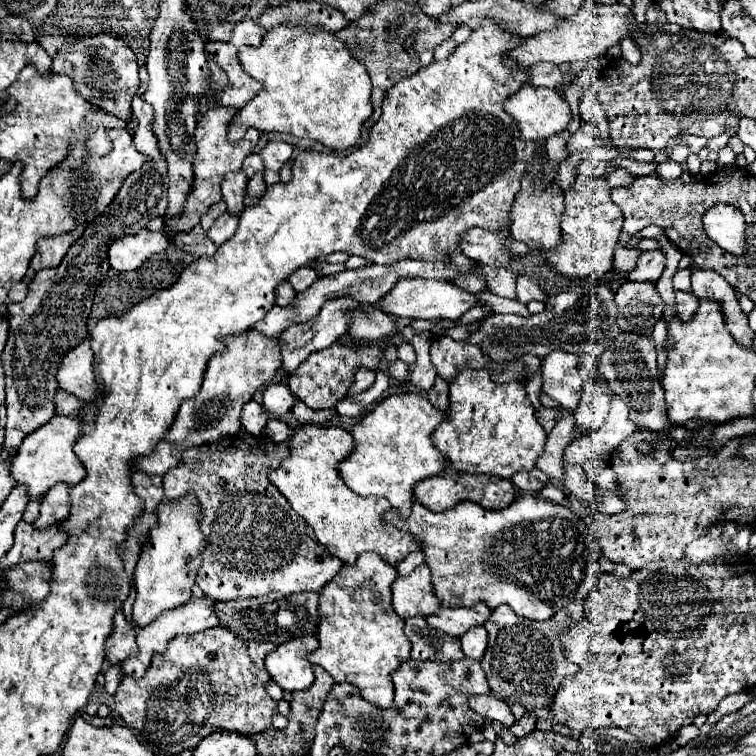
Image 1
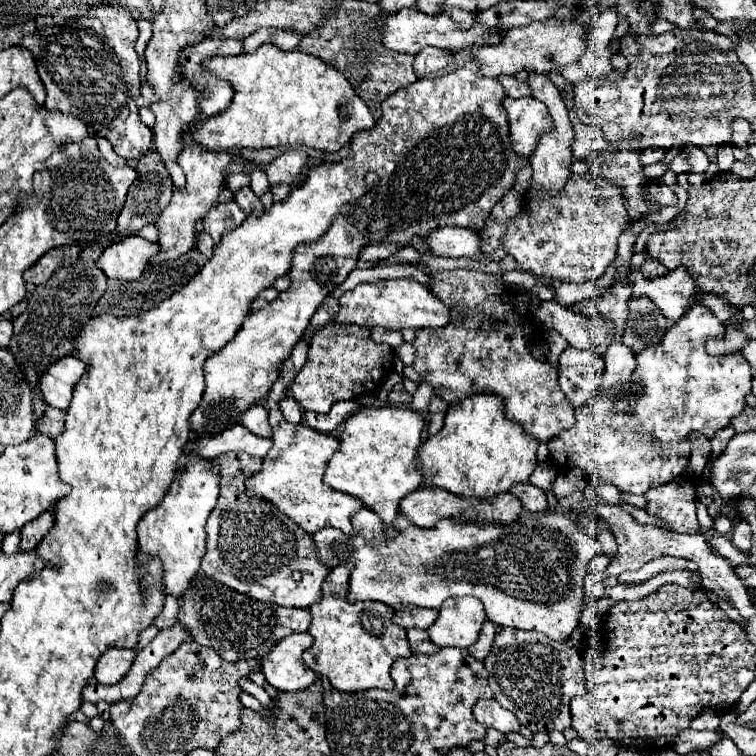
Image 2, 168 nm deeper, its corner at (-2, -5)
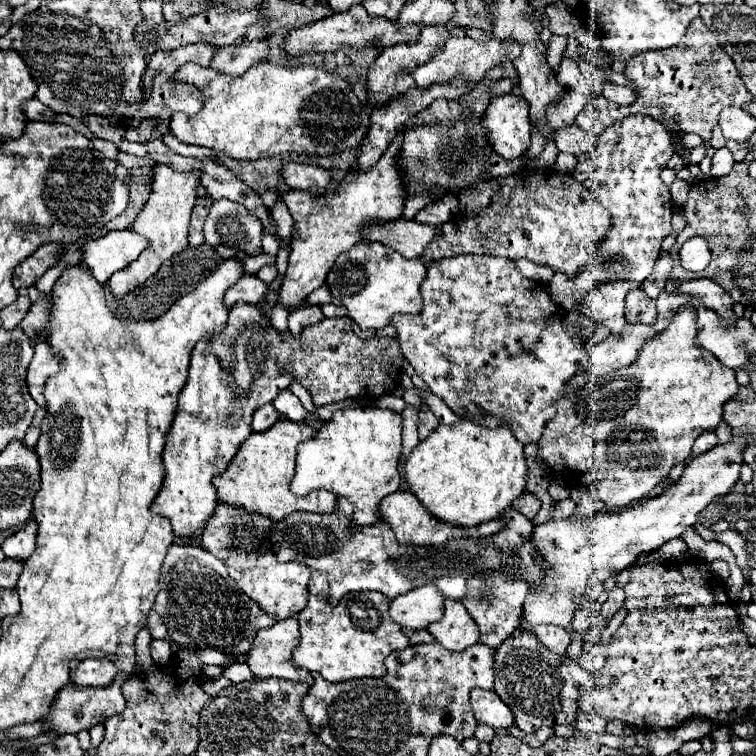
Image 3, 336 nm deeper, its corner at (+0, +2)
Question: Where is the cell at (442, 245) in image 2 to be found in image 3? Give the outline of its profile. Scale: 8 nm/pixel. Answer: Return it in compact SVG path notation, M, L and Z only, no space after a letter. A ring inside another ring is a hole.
M399 218L391 220L391 224L373 224L367 228L367 242L381 242L405 258L419 258L437 234L435 226Z

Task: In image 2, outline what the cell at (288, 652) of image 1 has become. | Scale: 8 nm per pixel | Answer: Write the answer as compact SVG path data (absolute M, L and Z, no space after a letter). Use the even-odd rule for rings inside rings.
M293 633L281 639L261 663L261 671L265 671L265 679L279 691L303 691L307 689L317 675L305 667L303 653L313 645L313 637L309 633Z

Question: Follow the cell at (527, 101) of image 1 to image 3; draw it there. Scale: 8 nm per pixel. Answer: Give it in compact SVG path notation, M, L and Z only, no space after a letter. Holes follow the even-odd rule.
M505 94L491 100L483 114L485 136L505 160L523 156L531 144L529 104L521 94Z

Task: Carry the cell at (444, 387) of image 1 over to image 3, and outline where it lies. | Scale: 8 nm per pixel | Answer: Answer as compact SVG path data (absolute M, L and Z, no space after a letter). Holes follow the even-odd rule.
M423 406L421 412L419 412L419 422L417 422L419 438L425 440L437 426L439 426L439 420L433 416L433 412L429 410L429 406Z

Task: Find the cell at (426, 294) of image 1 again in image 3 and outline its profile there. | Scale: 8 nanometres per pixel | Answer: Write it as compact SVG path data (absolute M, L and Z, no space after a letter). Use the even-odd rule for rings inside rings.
M363 242L335 260L335 268L327 274L325 284L331 290L333 302L343 304L349 310L349 318L357 322L361 330L379 330L389 324L393 314L421 312L419 286L425 274L427 268L419 258L407 260L379 242Z

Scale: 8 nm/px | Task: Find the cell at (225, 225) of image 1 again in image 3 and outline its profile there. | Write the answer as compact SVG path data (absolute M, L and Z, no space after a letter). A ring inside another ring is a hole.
M217 200L205 220L205 242L209 246L231 246L243 250L247 256L261 254L263 226L259 218L251 216L247 208L233 200Z

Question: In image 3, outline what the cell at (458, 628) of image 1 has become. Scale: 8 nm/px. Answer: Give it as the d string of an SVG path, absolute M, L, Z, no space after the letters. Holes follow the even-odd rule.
M445 600L445 614L441 620L431 622L427 630L435 640L453 652L463 652L465 648L479 642L479 630L473 618L465 612L465 606L457 600Z

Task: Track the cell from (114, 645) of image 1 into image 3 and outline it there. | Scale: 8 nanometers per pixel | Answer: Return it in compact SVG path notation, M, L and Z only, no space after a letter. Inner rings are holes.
M83 660L75 670L69 672L69 682L75 686L91 686L91 688L105 688L115 680L117 670L115 664L109 660Z

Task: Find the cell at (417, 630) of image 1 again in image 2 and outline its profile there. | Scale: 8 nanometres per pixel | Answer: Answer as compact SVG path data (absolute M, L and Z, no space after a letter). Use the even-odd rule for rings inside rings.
M407 629L407 639L411 645L411 651L415 655L421 653L435 653L439 647L429 639L429 633L425 629Z

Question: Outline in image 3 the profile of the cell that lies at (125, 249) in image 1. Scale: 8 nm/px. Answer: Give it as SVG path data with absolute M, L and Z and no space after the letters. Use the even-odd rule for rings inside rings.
M131 230L109 232L81 246L81 262L105 284L111 274L127 268L145 248L147 240Z

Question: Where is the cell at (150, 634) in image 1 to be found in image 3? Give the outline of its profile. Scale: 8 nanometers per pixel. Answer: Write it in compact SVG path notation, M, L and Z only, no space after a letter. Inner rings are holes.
M117 674L113 684L107 686L107 688L79 688L79 686L73 686L73 684L63 686L57 692L47 716L41 720L43 730L47 734L77 734L81 730L89 730L95 724L103 724L103 720L107 720L107 716L123 712L125 700L123 700L123 694L121 694L121 686L123 686L125 680L127 680L125 674Z

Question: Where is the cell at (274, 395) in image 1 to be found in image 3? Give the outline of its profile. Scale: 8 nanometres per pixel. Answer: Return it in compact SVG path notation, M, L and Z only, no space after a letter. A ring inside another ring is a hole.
M291 390L279 392L279 396L273 400L273 406L281 412L283 418L287 418L291 422L305 422L305 418L307 418L305 408L301 406L299 398Z

